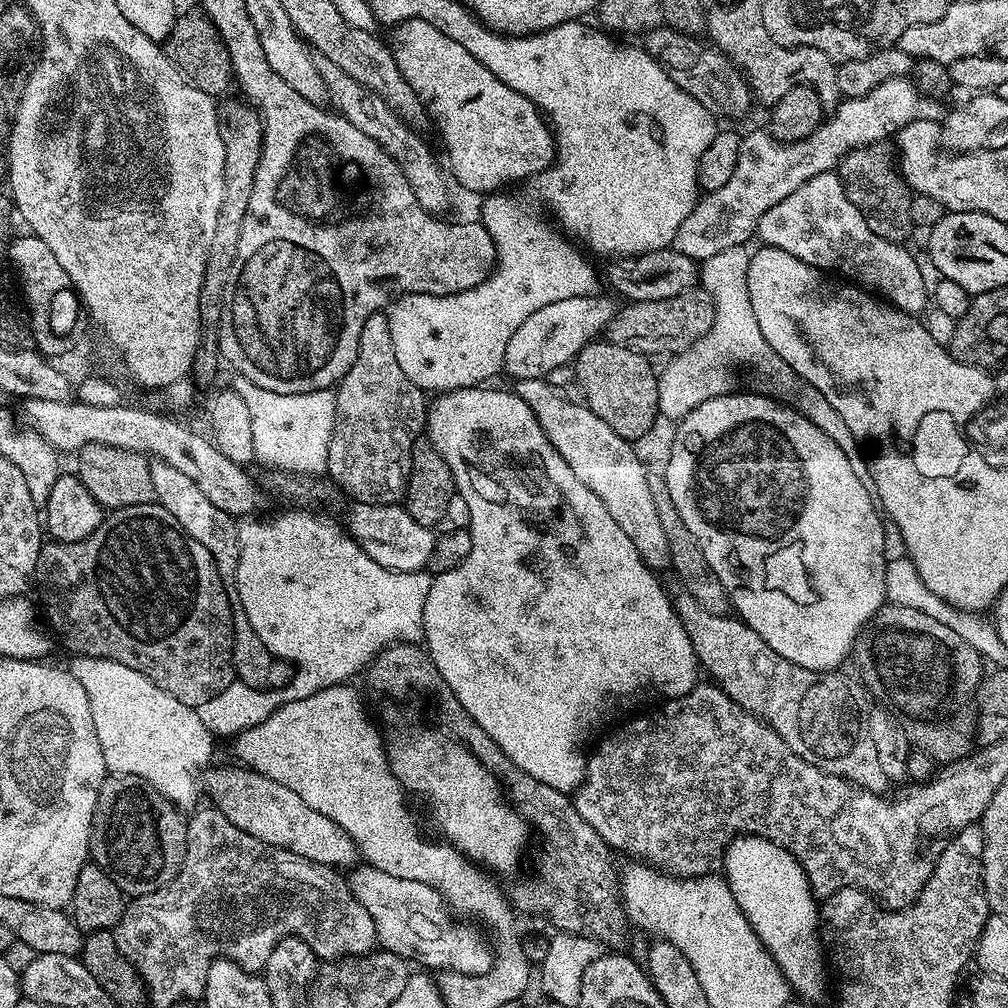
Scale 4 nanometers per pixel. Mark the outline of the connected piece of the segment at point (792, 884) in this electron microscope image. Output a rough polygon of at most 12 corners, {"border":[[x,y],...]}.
{"border":[[741,834],[722,876],[789,989],[822,999],[830,972],[808,873]]}

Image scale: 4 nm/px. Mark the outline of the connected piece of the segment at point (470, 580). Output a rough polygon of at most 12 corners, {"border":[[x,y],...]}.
{"border":[[515,391],[439,393],[470,506],[423,643],[519,771],[698,683],[602,498]]}

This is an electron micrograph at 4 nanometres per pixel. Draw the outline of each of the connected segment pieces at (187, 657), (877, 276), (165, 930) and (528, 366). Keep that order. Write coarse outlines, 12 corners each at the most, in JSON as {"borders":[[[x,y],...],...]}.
{"borders":[[[158,503],[45,543],[76,656],[195,709],[236,680],[233,601]],[[835,171],[760,219],[761,245],[929,307],[919,262],[878,238]],[[193,811],[179,874],[114,929],[153,993],[260,974],[298,934],[366,956],[337,869]],[[600,295],[534,310],[503,371],[543,380],[575,361],[617,312]]]}

